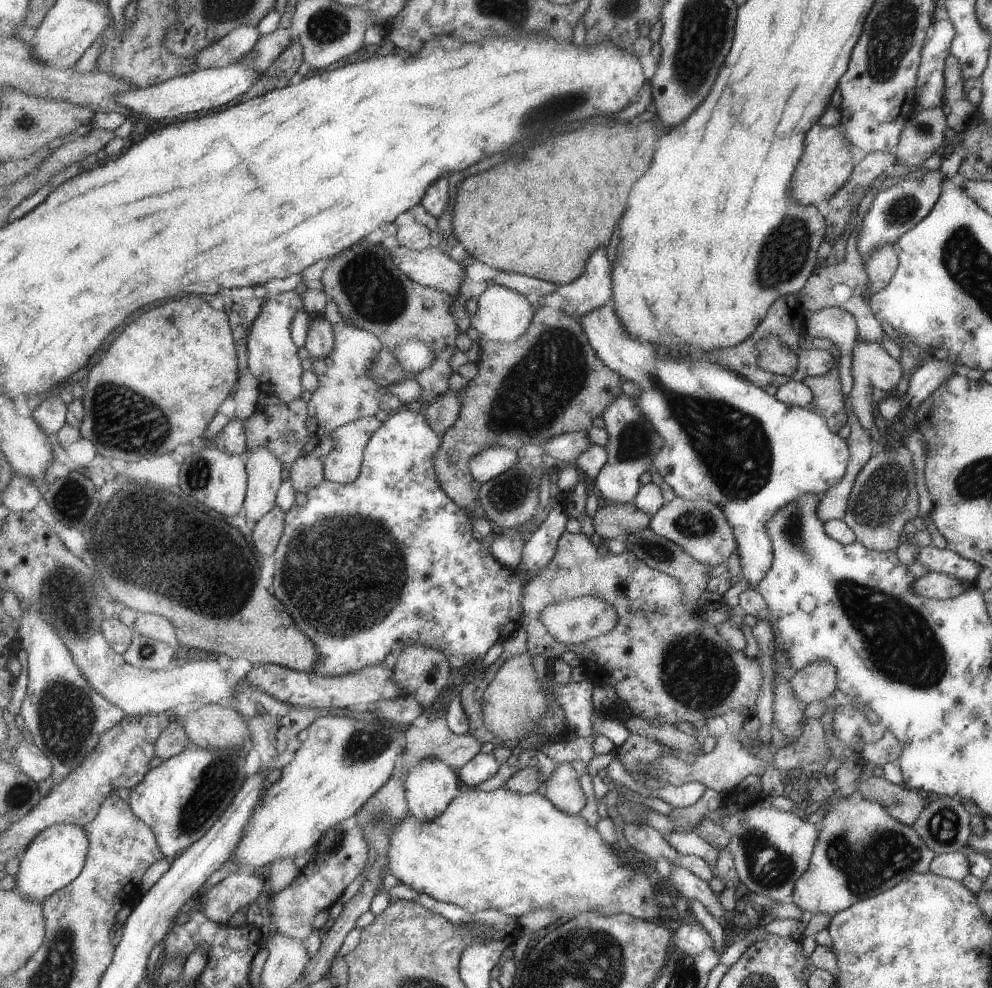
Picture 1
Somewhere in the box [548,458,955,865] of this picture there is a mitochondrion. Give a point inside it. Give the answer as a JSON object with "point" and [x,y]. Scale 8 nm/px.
{"point":[901,644]}

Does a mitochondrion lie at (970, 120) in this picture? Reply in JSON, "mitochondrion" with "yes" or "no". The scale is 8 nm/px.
{"mitochondrion":"no"}

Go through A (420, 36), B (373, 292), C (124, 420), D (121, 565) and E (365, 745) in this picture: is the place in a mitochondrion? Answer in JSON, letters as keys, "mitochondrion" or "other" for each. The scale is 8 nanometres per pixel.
{"A":"other","B":"mitochondrion","C":"mitochondrion","D":"mitochondrion","E":"mitochondrion"}

